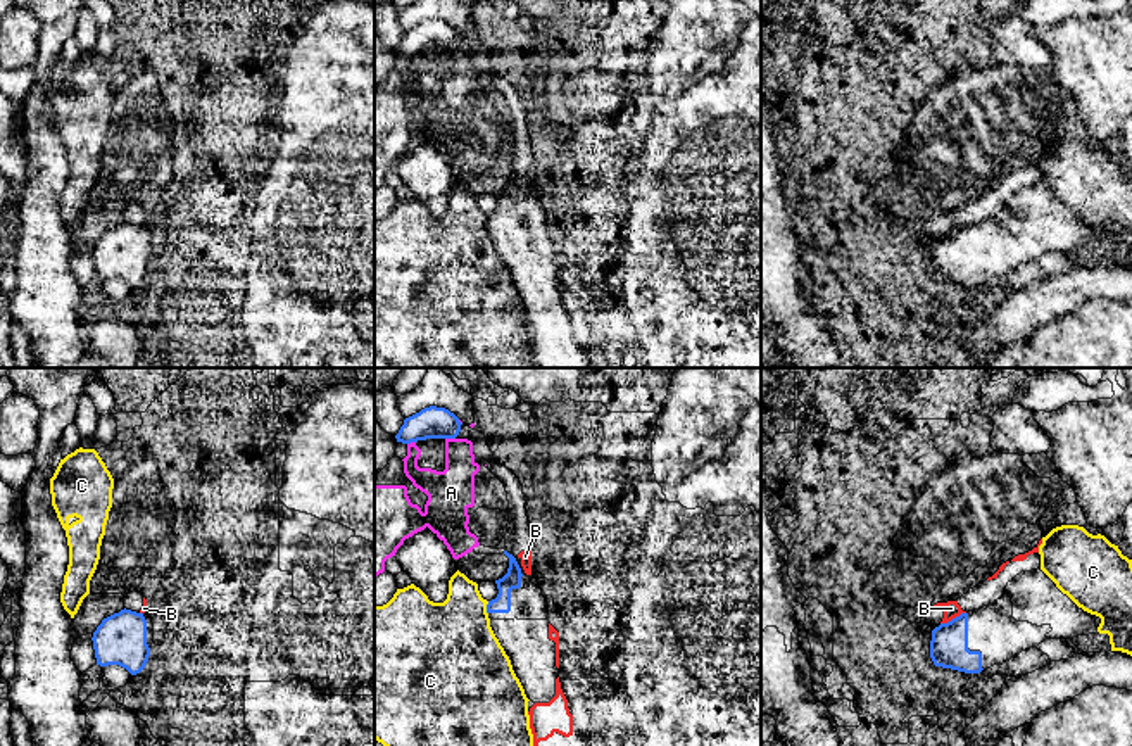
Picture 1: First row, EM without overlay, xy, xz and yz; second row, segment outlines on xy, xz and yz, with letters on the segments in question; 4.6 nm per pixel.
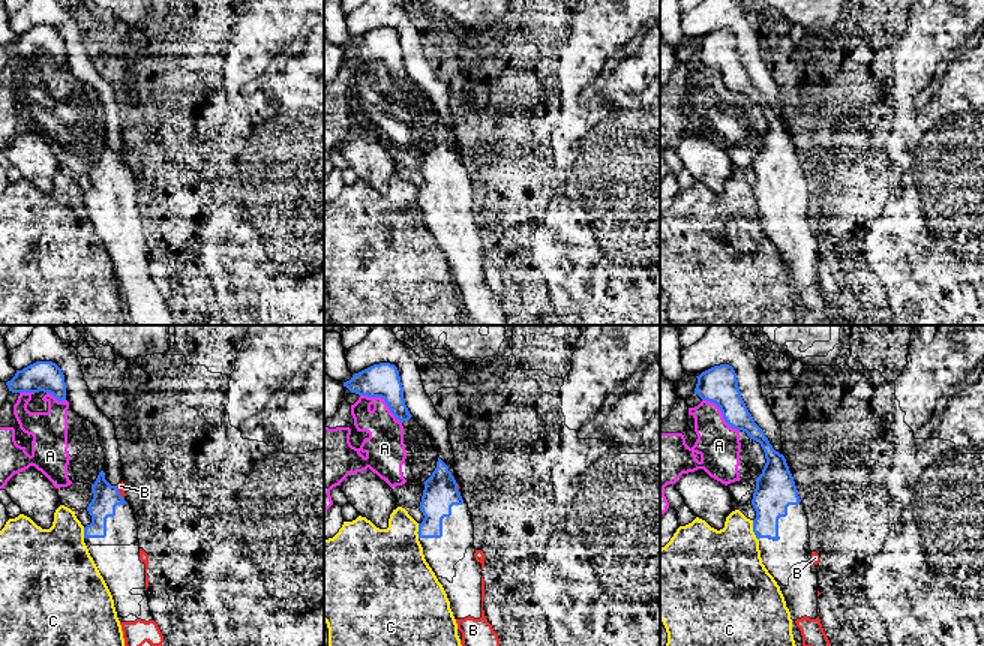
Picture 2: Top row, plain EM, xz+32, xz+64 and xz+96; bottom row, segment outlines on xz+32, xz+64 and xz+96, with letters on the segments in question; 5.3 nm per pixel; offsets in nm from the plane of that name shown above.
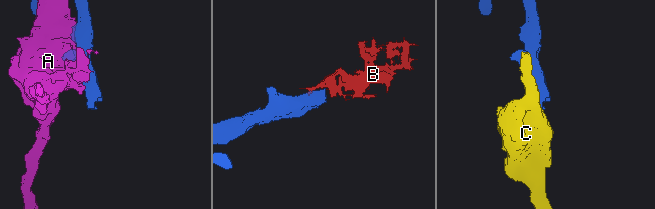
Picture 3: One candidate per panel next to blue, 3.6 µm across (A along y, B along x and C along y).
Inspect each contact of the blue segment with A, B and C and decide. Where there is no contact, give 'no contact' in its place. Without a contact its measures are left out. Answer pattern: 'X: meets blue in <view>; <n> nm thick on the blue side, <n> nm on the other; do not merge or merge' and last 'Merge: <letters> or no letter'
A: meets blue in xz; 150 nm thick on the blue side, 200 nm on the other; do not merge
B: meets blue in yz; 180 nm thick on the blue side, 80 nm on the other; merge
C: meets blue in xz; 80 nm thick on the blue side, 420 nm on the other; do not merge
Merge: B

